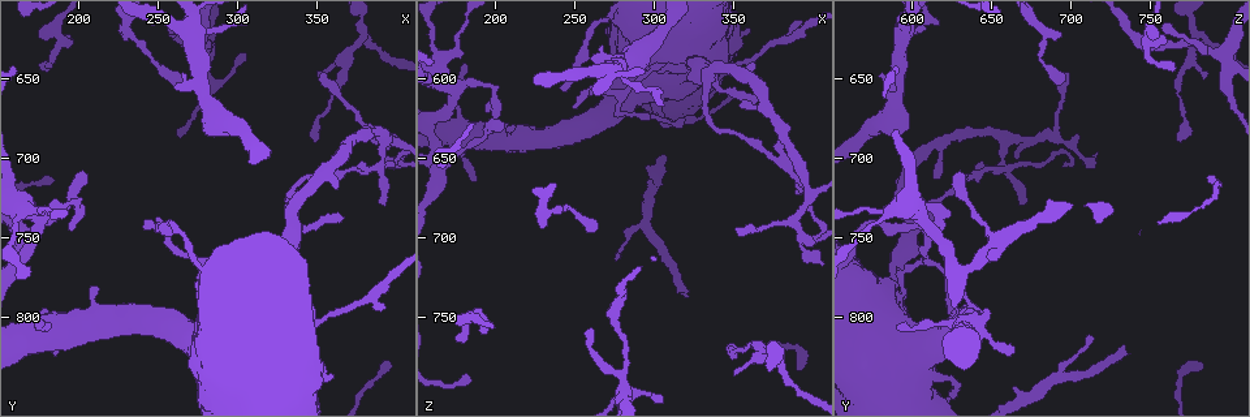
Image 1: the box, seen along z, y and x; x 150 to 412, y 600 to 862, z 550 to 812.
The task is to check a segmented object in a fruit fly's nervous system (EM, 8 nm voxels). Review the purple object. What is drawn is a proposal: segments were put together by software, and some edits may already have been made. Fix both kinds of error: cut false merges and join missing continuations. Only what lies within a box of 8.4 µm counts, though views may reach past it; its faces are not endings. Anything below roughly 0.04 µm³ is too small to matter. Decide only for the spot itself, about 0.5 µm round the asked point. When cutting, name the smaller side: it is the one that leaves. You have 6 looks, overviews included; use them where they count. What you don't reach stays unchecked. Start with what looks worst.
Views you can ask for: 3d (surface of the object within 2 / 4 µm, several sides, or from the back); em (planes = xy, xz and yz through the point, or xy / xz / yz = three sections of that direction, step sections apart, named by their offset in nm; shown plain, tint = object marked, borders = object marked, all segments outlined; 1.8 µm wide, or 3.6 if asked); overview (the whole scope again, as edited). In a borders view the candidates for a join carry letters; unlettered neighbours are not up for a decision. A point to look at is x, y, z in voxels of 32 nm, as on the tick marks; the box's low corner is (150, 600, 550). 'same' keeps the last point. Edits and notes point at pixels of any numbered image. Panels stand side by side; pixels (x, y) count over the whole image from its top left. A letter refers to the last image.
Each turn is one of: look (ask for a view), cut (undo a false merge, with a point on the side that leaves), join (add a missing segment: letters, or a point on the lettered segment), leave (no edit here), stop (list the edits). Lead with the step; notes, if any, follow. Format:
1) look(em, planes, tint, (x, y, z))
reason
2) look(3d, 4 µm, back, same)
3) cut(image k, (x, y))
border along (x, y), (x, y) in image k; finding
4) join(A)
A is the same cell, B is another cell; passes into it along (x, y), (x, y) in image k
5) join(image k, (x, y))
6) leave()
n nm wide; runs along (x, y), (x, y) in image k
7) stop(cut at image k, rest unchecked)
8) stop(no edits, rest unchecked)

look(3d, 2 µm, (322, 820, 732))
branch stops here

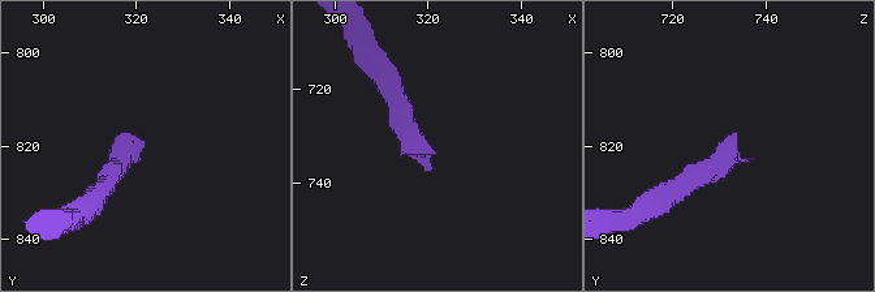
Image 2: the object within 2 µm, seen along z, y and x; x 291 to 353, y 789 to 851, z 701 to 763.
look(em, planes, borders, (321, 820, 733))

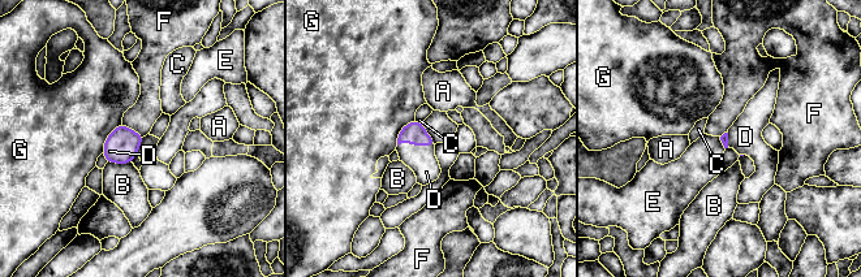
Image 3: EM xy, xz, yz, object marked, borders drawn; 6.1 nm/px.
join(D)
D is the same cell, A, B, C, E, F and G are other cells; it goes on there

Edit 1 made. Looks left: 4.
look(3d, 4 µm, back, (314, 782, 582))
thin neck

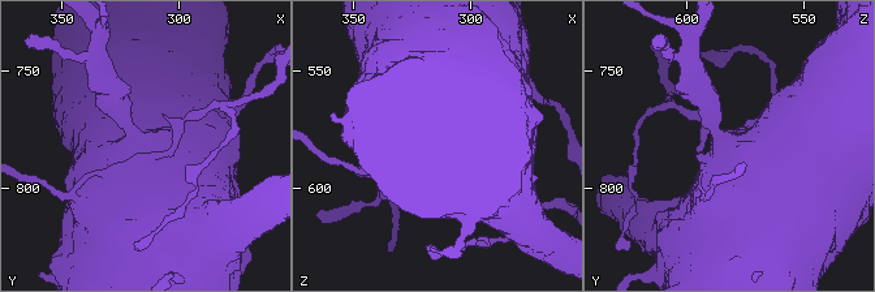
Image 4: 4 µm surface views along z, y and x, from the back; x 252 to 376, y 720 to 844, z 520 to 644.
look(em, 3.6 µm, planes, borders, (316, 782, 584))
now the EM

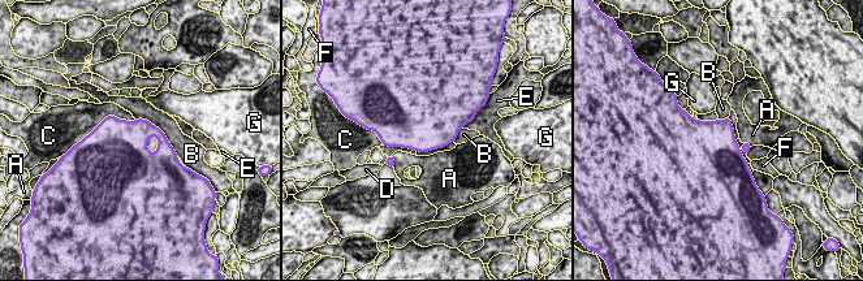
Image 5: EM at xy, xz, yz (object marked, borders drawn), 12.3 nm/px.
leave()
A, B, C, D, E, F and G are other cells; one neuron here

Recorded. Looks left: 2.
stop(join at image 3, rest unchecked)

